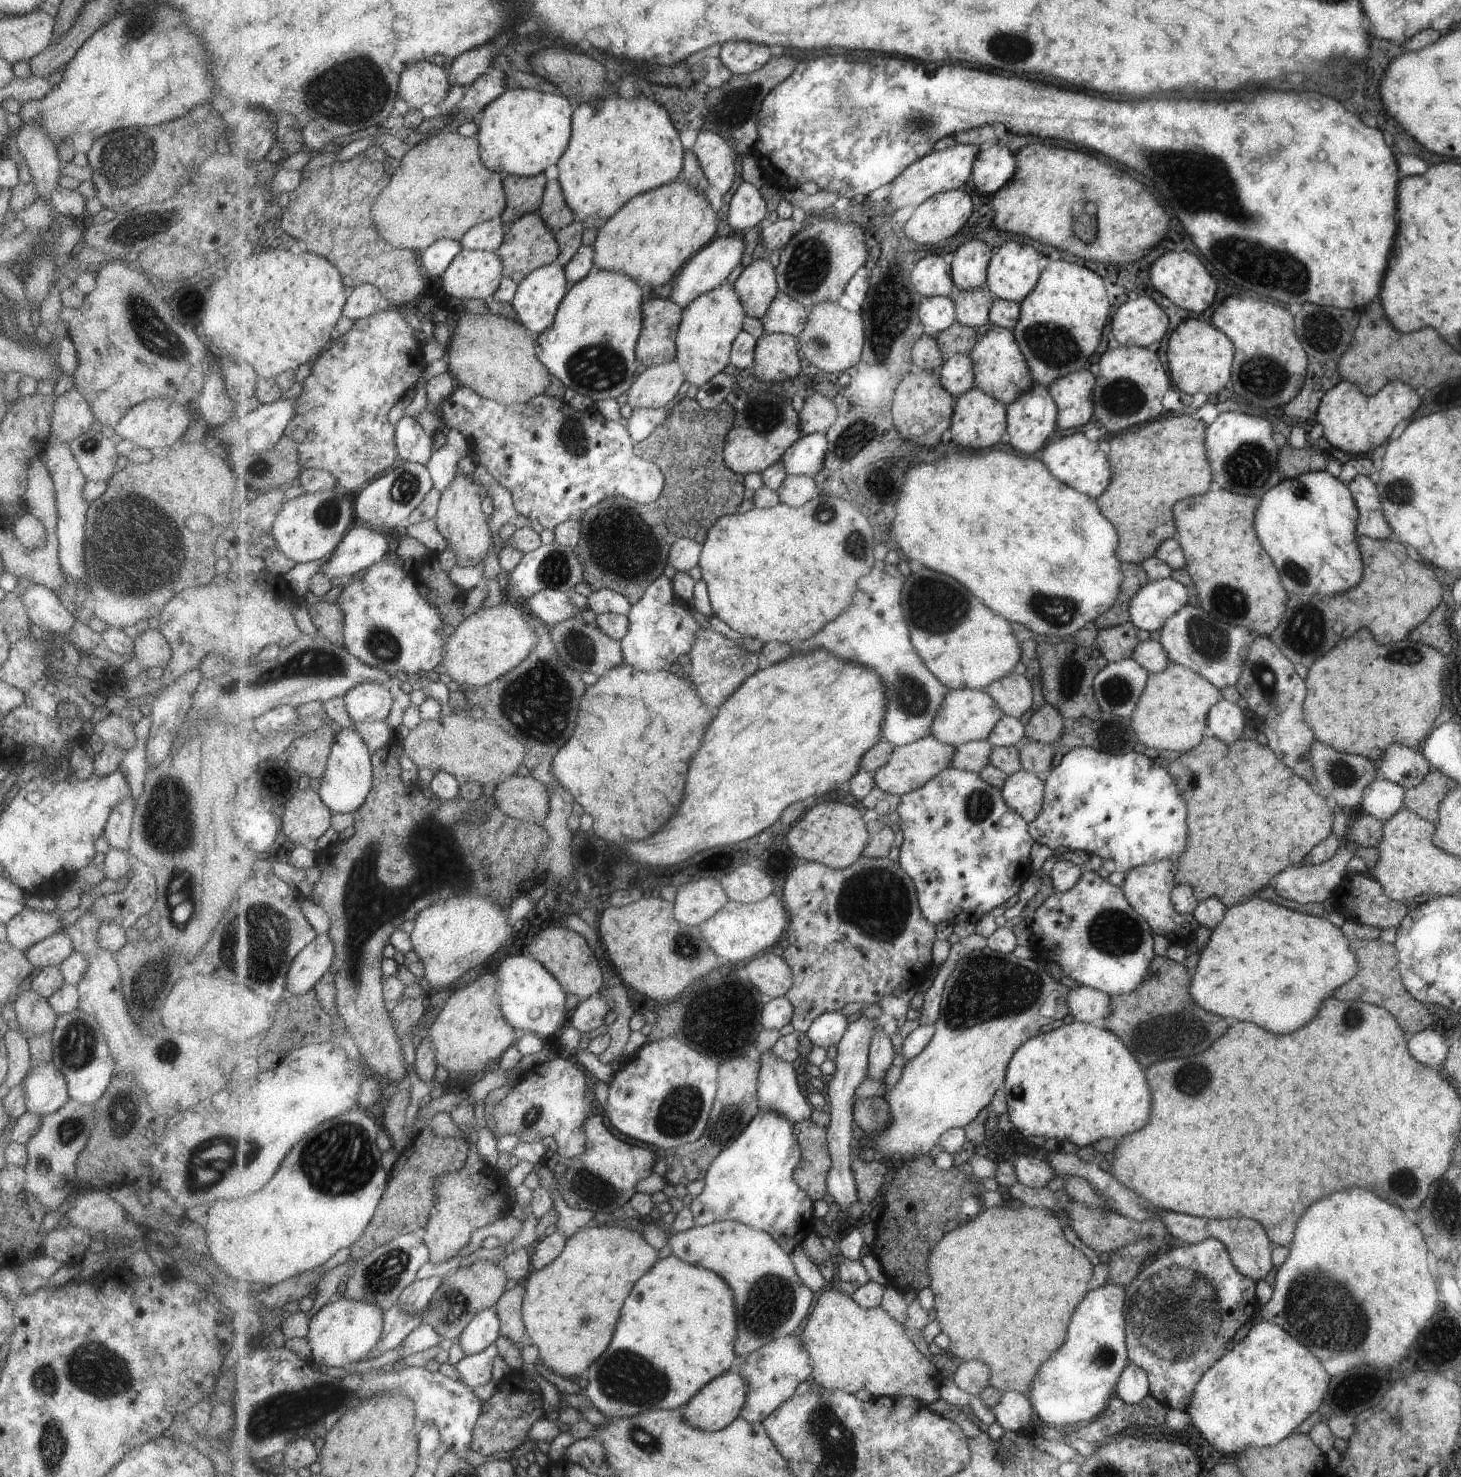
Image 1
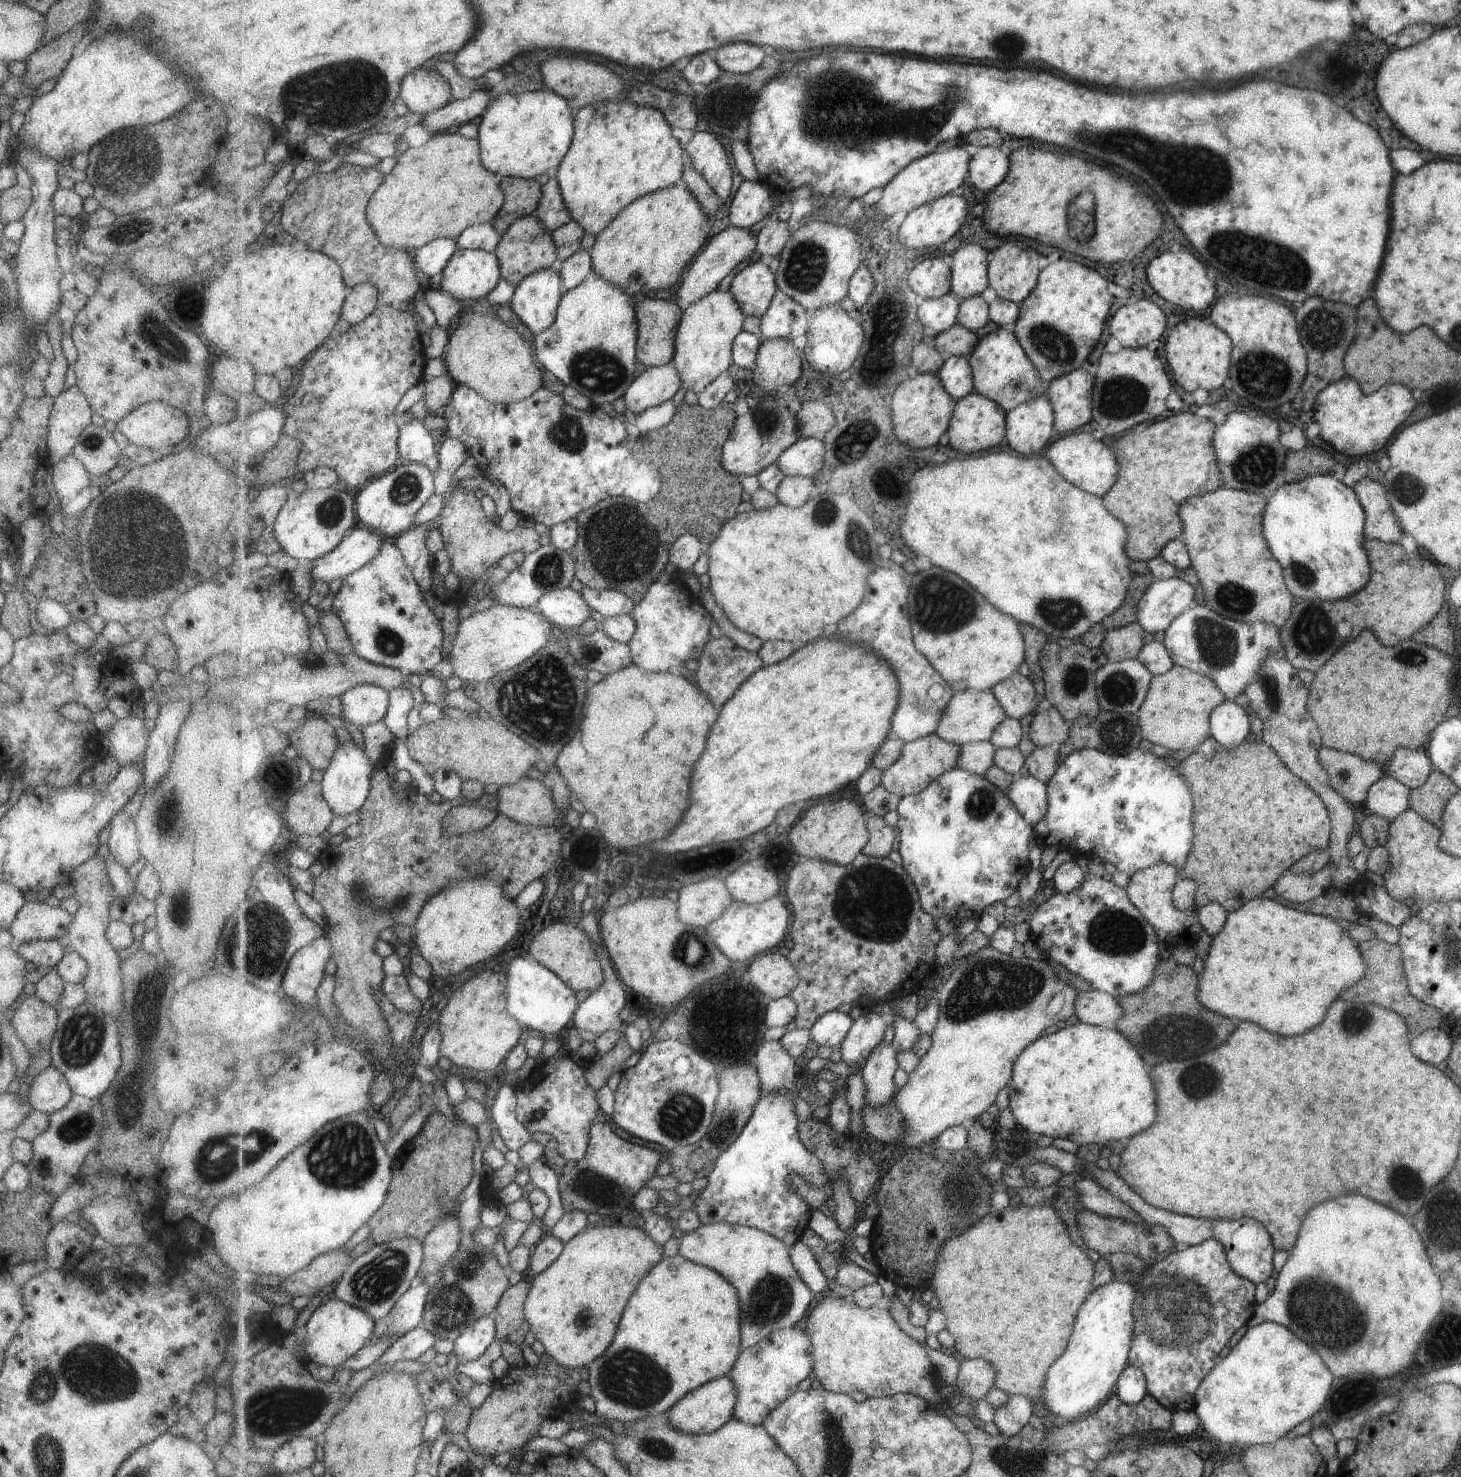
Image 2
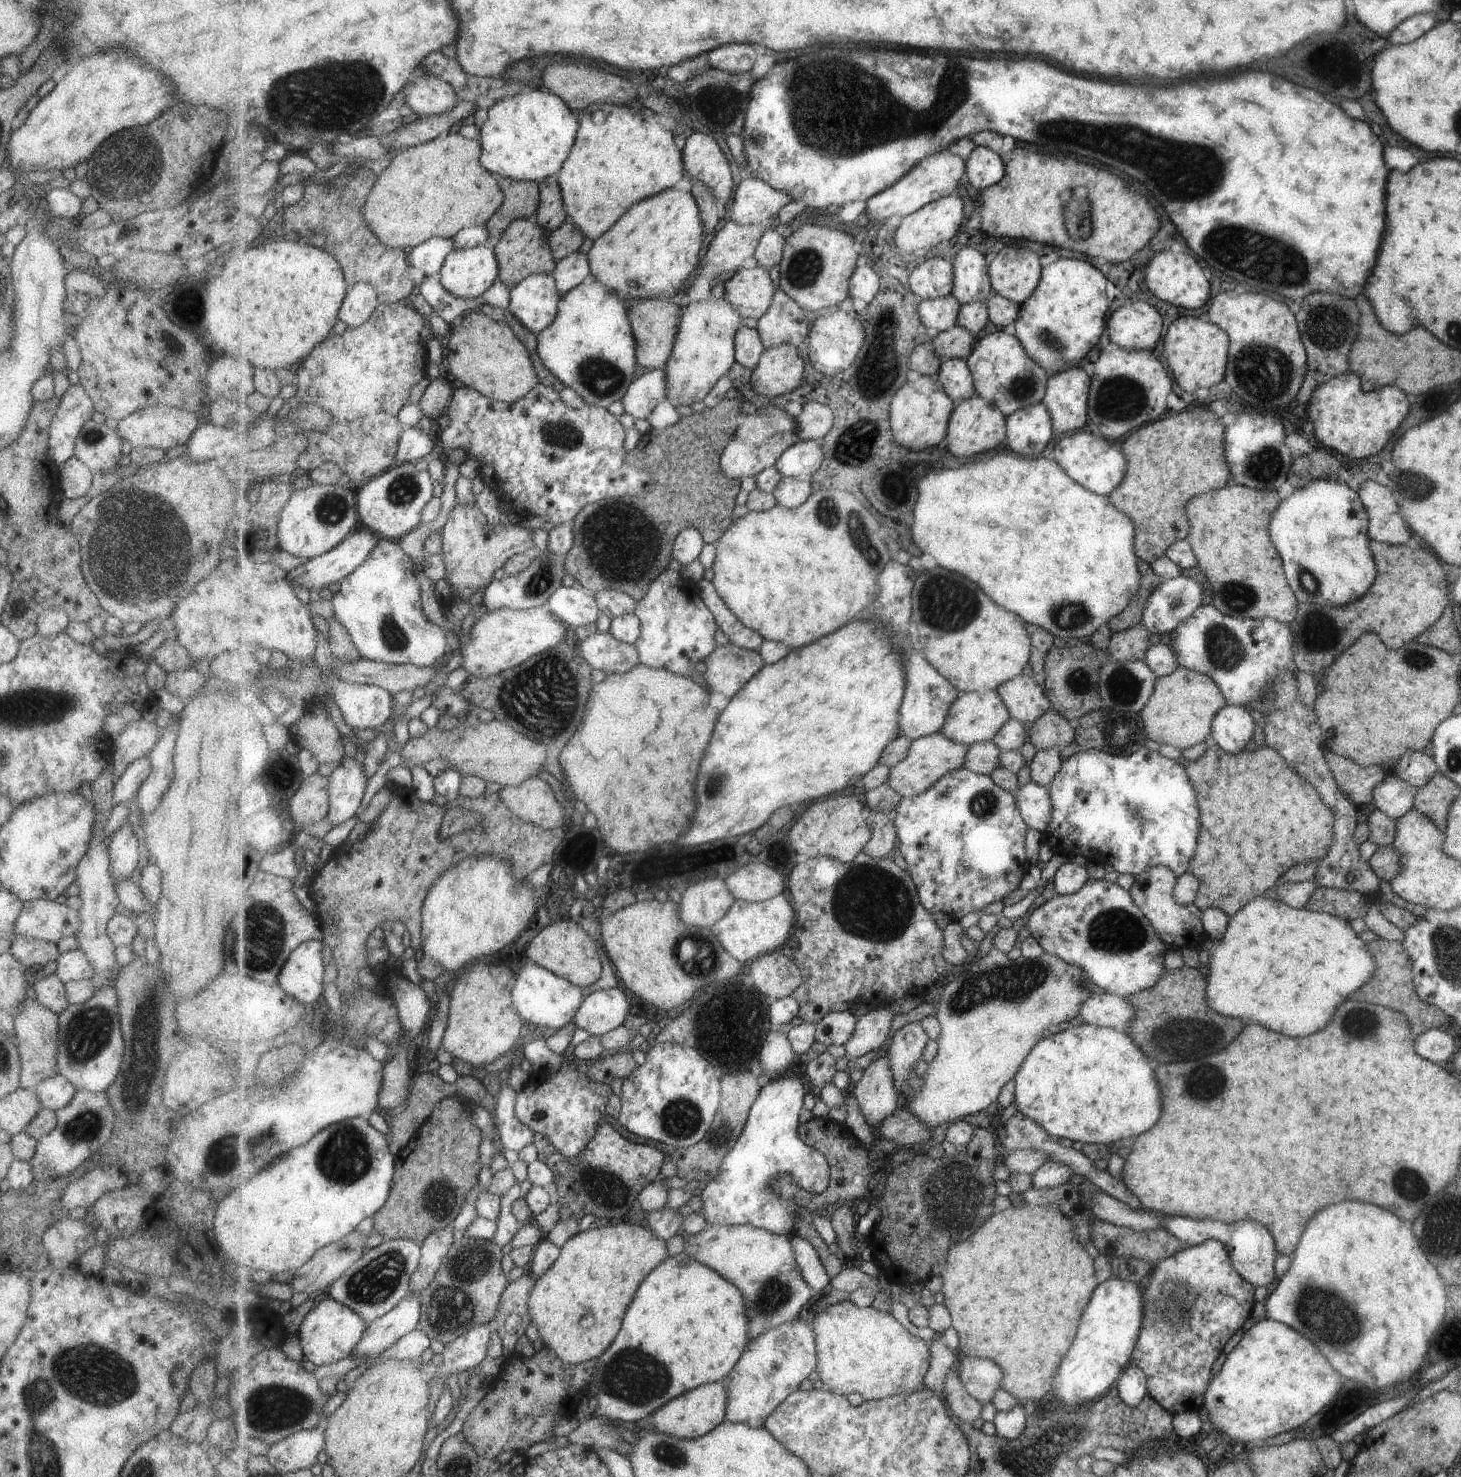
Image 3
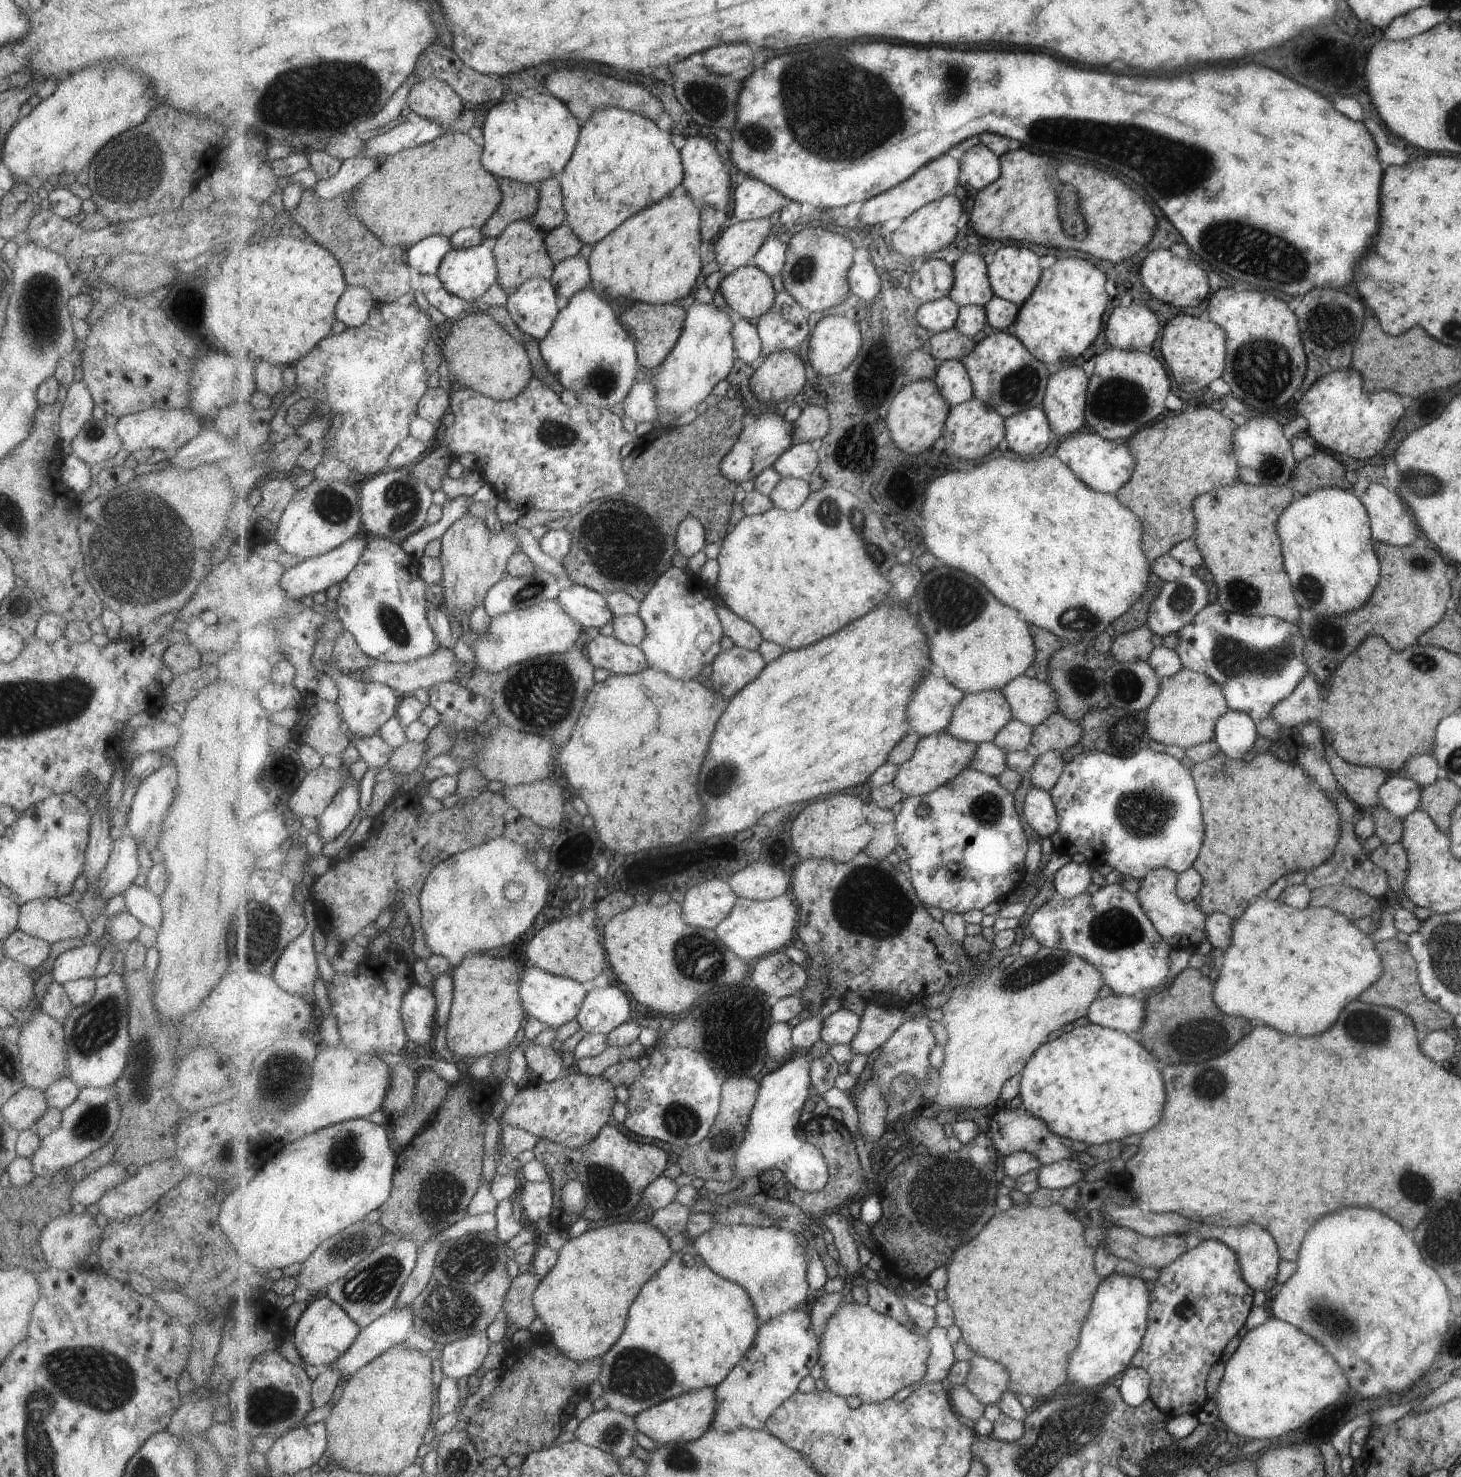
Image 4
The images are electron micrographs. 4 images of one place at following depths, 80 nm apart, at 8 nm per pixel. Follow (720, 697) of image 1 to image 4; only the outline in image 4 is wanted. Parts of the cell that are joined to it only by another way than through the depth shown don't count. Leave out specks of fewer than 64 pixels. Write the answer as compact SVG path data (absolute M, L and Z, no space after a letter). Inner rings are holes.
M737 646L725 649L712 662L710 678L713 688L723 699L731 700L750 682L755 681L767 665L768 662L758 650Z

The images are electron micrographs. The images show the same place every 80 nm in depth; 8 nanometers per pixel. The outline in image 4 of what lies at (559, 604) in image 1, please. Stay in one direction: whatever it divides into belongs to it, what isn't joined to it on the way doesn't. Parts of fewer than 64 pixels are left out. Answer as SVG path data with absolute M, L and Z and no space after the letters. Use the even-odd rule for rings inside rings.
M564 585L558 598L564 609L585 629L613 623L615 613L608 607L606 595L585 585Z

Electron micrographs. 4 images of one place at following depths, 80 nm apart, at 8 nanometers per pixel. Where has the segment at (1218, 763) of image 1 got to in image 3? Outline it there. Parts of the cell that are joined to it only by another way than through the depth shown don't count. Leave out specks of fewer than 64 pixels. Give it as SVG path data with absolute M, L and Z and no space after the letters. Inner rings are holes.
M1210 742L1202 756L1184 763L1189 778L1193 778L1197 802L1201 802L1201 838L1197 838L1197 854L1193 854L1193 866L1189 866L1186 872L1200 882L1192 903L1202 912L1211 907L1230 917L1251 898L1273 886L1289 866L1303 860L1319 861L1331 848L1332 811L1317 794L1315 787L1272 748L1254 747L1229 754Z

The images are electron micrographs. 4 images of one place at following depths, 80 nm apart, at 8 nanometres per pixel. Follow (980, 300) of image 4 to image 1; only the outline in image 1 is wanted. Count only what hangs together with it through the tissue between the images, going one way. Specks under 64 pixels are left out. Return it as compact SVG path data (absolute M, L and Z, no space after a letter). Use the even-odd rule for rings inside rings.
M971 240L960 245L952 261L952 275L960 291L972 291L985 287L988 268L994 252L981 240Z

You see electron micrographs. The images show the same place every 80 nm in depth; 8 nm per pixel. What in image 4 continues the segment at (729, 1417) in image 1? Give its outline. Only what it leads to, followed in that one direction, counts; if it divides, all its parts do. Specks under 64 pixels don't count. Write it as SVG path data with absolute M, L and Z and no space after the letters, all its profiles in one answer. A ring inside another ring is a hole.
M707 1387L689 1391L678 1397L663 1401L640 1412L636 1417L636 1430L643 1432L656 1444L686 1443L701 1438L709 1429L716 1413L716 1388Z

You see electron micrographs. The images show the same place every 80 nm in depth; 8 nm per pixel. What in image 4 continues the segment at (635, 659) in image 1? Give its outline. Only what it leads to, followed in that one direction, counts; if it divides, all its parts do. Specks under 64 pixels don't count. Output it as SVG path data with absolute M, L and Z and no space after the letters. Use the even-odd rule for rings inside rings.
M671 568L662 574L652 592L642 600L639 614L646 624L646 637L640 647L648 656L651 666L675 678L690 681L695 679L707 664L712 664L723 651L721 638L725 636L722 618L718 613L718 602L721 604L722 600L717 588L711 588L686 568Z

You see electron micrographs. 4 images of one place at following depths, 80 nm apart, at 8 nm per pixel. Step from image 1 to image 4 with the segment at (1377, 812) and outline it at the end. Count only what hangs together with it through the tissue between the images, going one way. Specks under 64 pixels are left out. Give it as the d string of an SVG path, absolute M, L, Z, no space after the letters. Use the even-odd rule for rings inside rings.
M1399 773L1384 782L1378 790L1378 799L1383 808L1402 819L1418 808L1422 786Z

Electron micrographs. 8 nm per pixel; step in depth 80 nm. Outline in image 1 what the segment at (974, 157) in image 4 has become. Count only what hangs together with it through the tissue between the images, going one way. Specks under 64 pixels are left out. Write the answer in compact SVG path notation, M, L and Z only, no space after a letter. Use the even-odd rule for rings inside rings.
M991 143L982 148L973 169L972 182L983 194L994 195L1017 172L1016 155L1007 146Z

